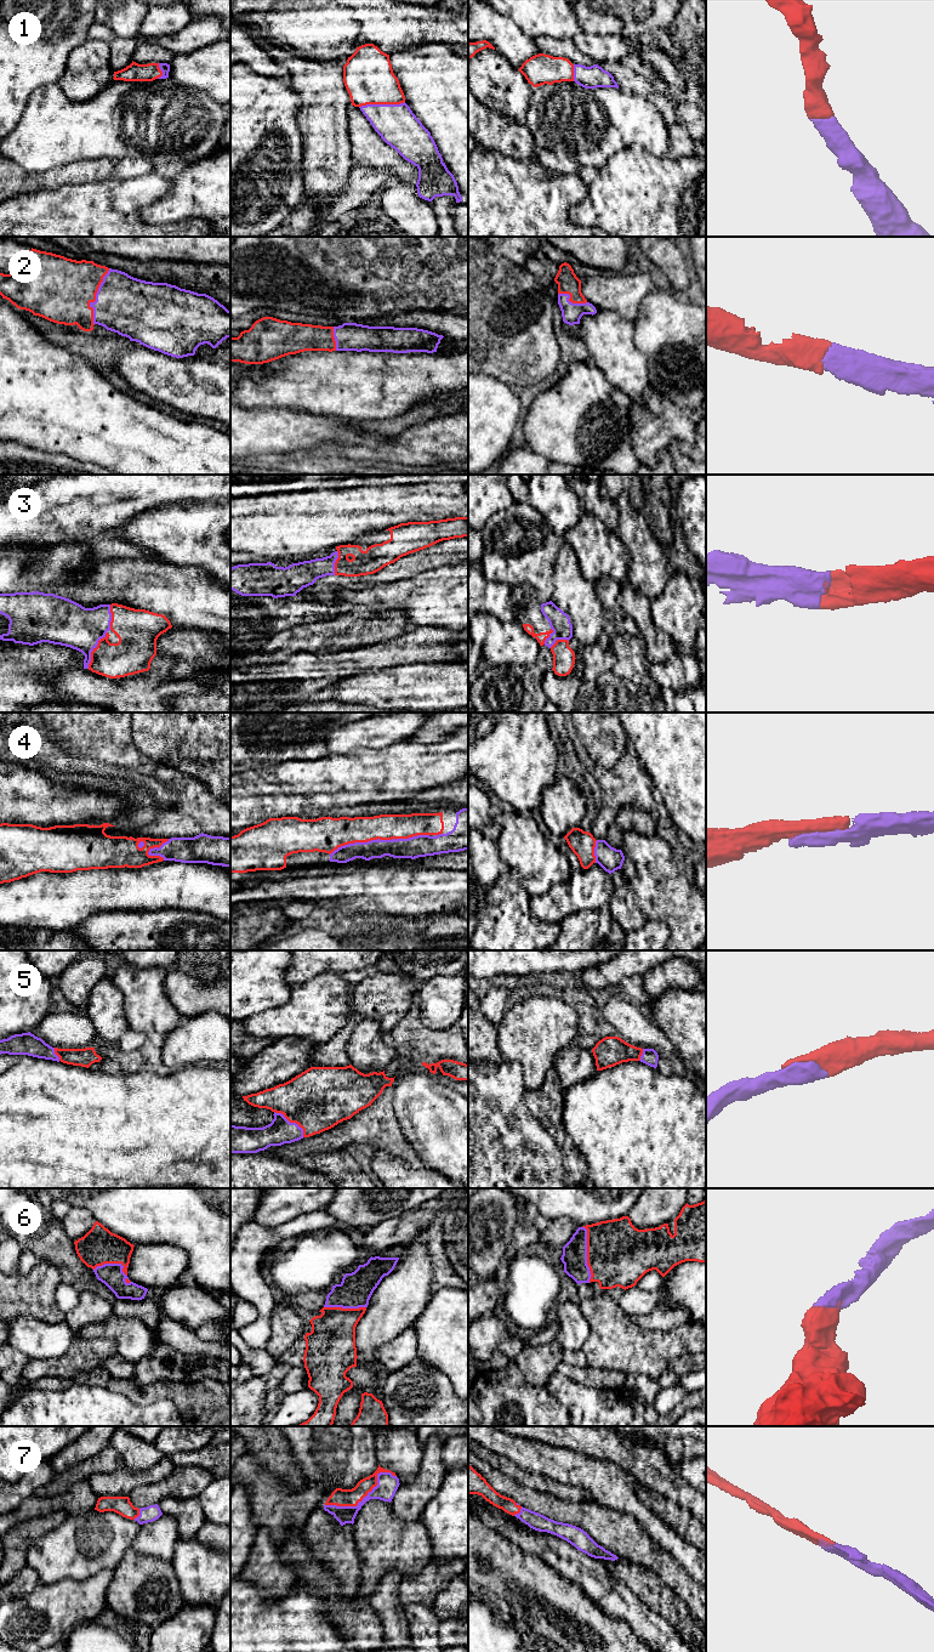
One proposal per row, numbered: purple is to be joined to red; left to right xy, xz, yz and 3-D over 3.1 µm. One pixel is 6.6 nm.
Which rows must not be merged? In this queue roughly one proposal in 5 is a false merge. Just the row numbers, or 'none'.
none

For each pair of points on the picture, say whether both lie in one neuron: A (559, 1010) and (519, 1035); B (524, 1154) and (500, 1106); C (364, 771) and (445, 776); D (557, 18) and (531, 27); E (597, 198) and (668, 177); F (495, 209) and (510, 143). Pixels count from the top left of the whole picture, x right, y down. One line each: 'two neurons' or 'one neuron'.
A: one neuron
B: one neuron
C: one neuron
D: one neuron
E: one neuron
F: two neurons

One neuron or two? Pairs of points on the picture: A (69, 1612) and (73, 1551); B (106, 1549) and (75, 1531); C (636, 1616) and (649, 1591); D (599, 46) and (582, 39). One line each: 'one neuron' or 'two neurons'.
A: two neurons
B: one neuron
C: two neurons
D: one neuron

